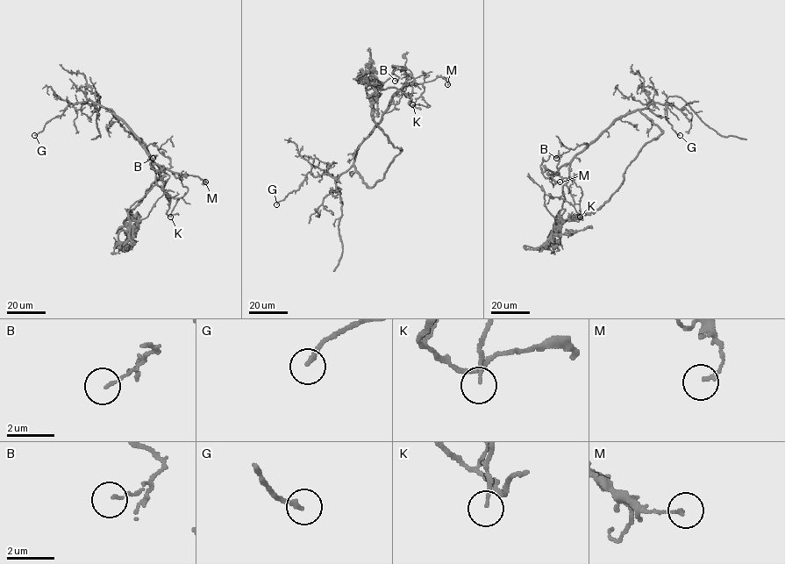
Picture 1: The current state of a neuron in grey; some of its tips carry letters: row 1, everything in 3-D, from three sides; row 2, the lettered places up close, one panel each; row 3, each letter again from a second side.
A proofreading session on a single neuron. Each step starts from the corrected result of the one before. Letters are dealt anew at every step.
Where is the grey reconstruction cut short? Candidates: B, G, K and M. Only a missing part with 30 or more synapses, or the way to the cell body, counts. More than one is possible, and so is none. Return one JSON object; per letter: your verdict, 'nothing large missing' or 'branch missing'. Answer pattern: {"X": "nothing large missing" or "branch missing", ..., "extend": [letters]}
{"B": "nothing large missing", "G": "nothing large missing", "K": "nothing large missing", "M": "nothing large missing", "extend": []}

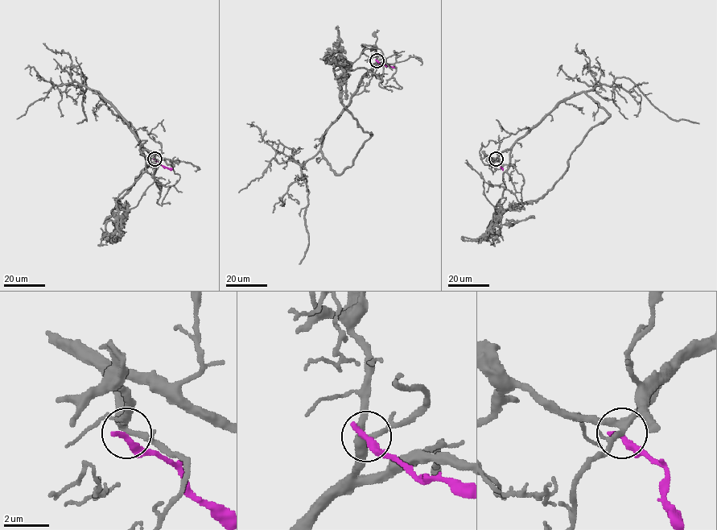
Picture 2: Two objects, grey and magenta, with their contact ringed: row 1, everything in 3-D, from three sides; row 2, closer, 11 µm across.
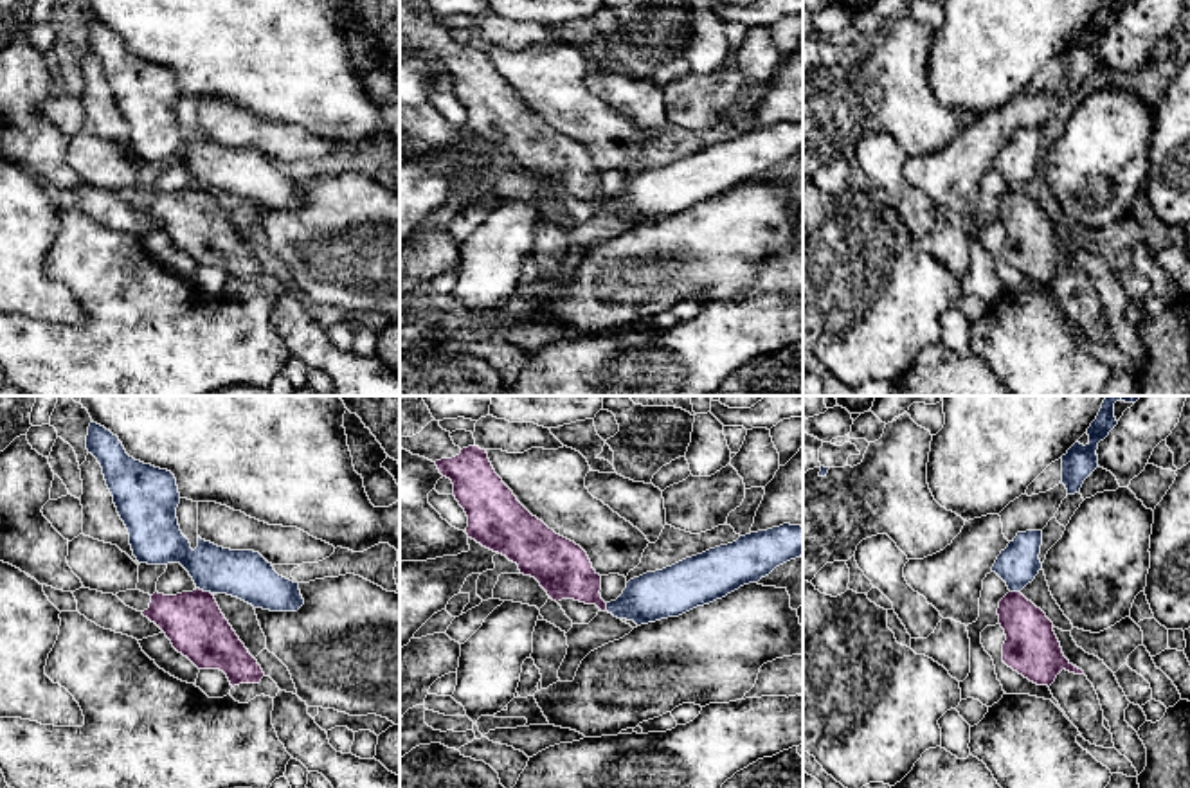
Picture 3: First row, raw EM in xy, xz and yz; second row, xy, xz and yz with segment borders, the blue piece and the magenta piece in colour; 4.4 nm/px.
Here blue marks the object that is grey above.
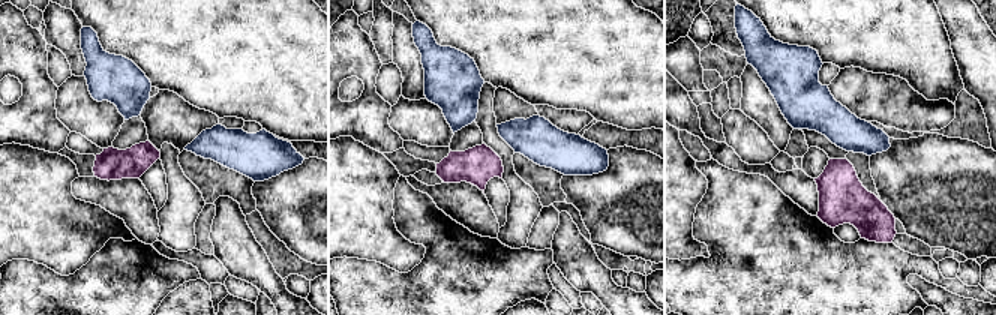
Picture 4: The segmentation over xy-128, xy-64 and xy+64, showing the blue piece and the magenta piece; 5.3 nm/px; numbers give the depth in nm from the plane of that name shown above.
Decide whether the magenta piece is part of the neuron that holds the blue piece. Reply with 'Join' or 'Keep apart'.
Keep apart

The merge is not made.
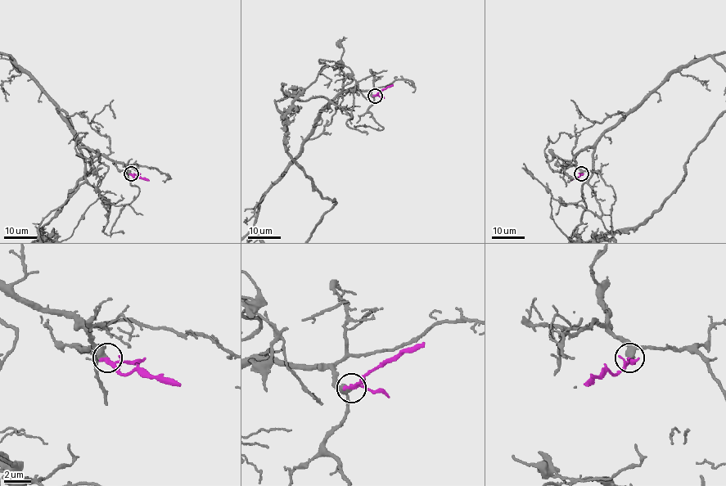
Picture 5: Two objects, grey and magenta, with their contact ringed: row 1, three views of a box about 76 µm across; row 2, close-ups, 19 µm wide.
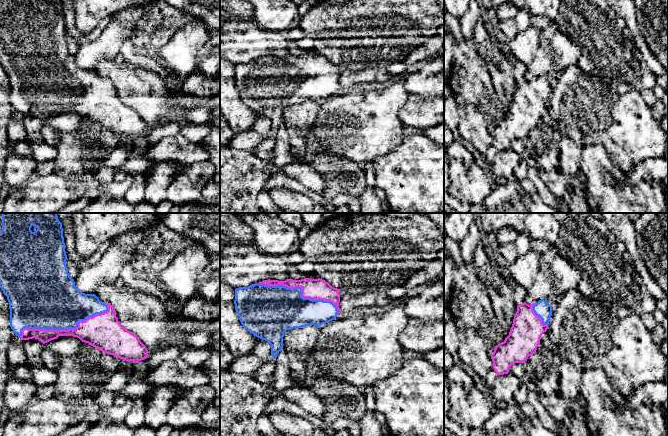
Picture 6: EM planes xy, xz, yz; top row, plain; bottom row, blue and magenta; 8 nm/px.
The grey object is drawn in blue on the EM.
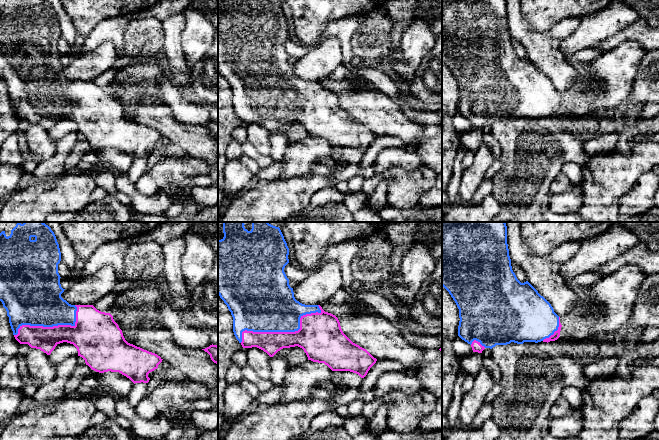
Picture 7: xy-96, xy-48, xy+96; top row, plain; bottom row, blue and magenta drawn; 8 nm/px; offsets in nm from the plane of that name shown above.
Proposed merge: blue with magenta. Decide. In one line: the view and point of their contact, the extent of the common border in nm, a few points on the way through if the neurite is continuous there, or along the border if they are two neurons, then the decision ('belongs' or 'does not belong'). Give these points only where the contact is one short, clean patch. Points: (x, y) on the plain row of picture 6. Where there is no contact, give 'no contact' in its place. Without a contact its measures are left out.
xy (65, 105) | 750 nm | belongs

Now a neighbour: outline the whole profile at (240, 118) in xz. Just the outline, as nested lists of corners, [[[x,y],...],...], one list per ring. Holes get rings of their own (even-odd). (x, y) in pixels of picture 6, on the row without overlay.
[[[220,60],[220,111],[234,134],[253,129],[256,112],[243,103],[235,86],[235,65]]]

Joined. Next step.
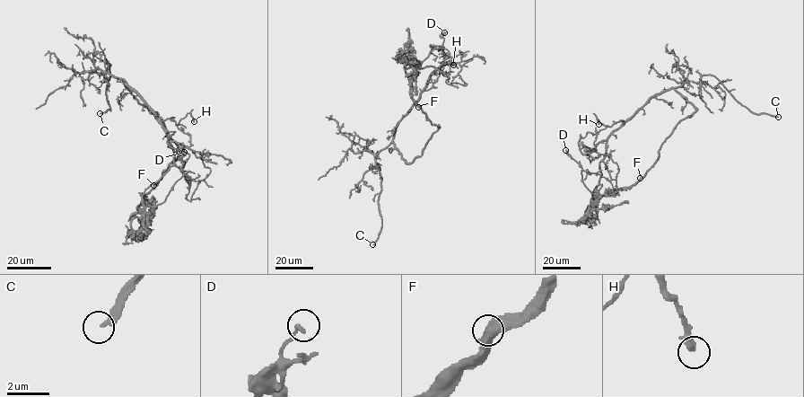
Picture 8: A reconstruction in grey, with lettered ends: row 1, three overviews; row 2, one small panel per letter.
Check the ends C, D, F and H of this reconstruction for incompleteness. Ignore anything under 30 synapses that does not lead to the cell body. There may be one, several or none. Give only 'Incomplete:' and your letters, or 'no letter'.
Incomplete: C

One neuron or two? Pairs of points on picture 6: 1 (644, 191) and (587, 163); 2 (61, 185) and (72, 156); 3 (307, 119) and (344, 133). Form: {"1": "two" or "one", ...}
{"1": "one", "2": "two", "3": "two"}

